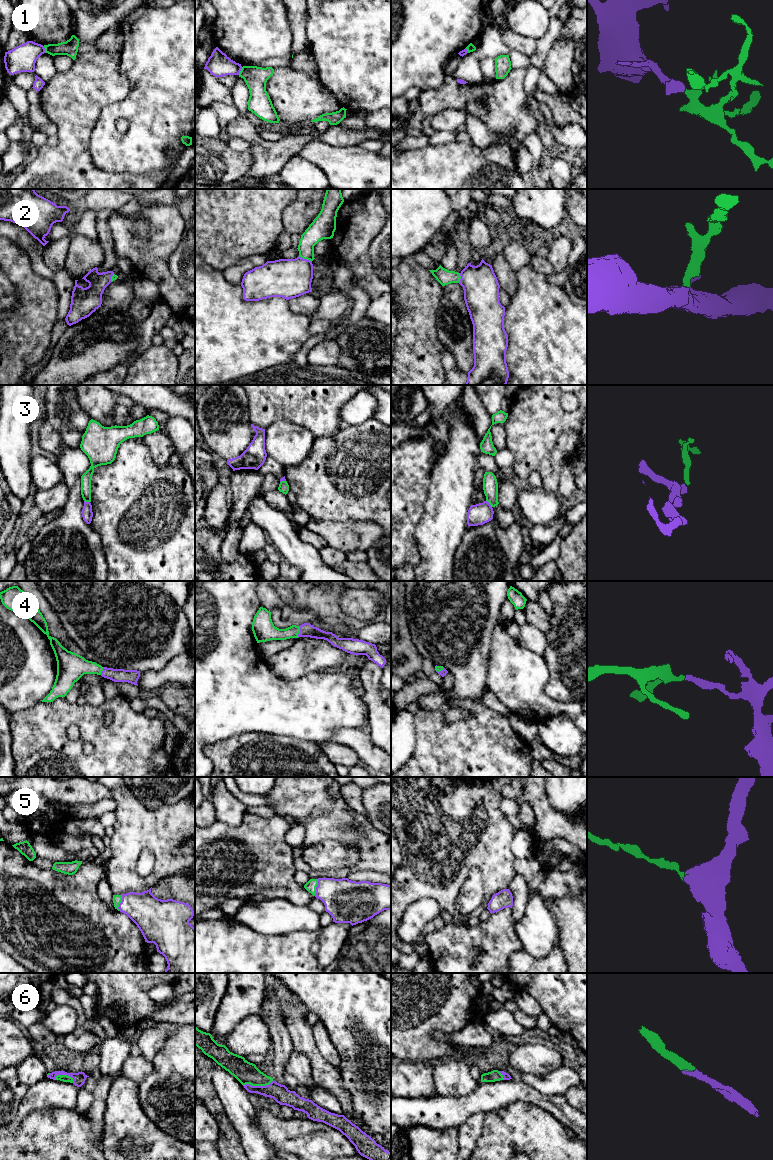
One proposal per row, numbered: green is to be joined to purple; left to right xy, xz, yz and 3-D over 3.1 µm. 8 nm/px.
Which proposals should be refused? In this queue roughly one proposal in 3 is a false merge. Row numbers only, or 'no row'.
1, 3

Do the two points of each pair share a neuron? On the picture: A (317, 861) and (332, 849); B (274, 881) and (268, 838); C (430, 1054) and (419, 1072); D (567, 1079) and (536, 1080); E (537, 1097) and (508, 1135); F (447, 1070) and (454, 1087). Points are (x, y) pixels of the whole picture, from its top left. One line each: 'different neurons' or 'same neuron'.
A: same neuron
B: same neuron
C: different neurons
D: same neuron
E: different neurons
F: same neuron

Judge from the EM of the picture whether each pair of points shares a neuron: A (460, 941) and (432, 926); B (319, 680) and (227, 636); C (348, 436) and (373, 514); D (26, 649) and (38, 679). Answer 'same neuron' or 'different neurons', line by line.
A: different neurons
B: same neuron
C: same neuron
D: same neuron

